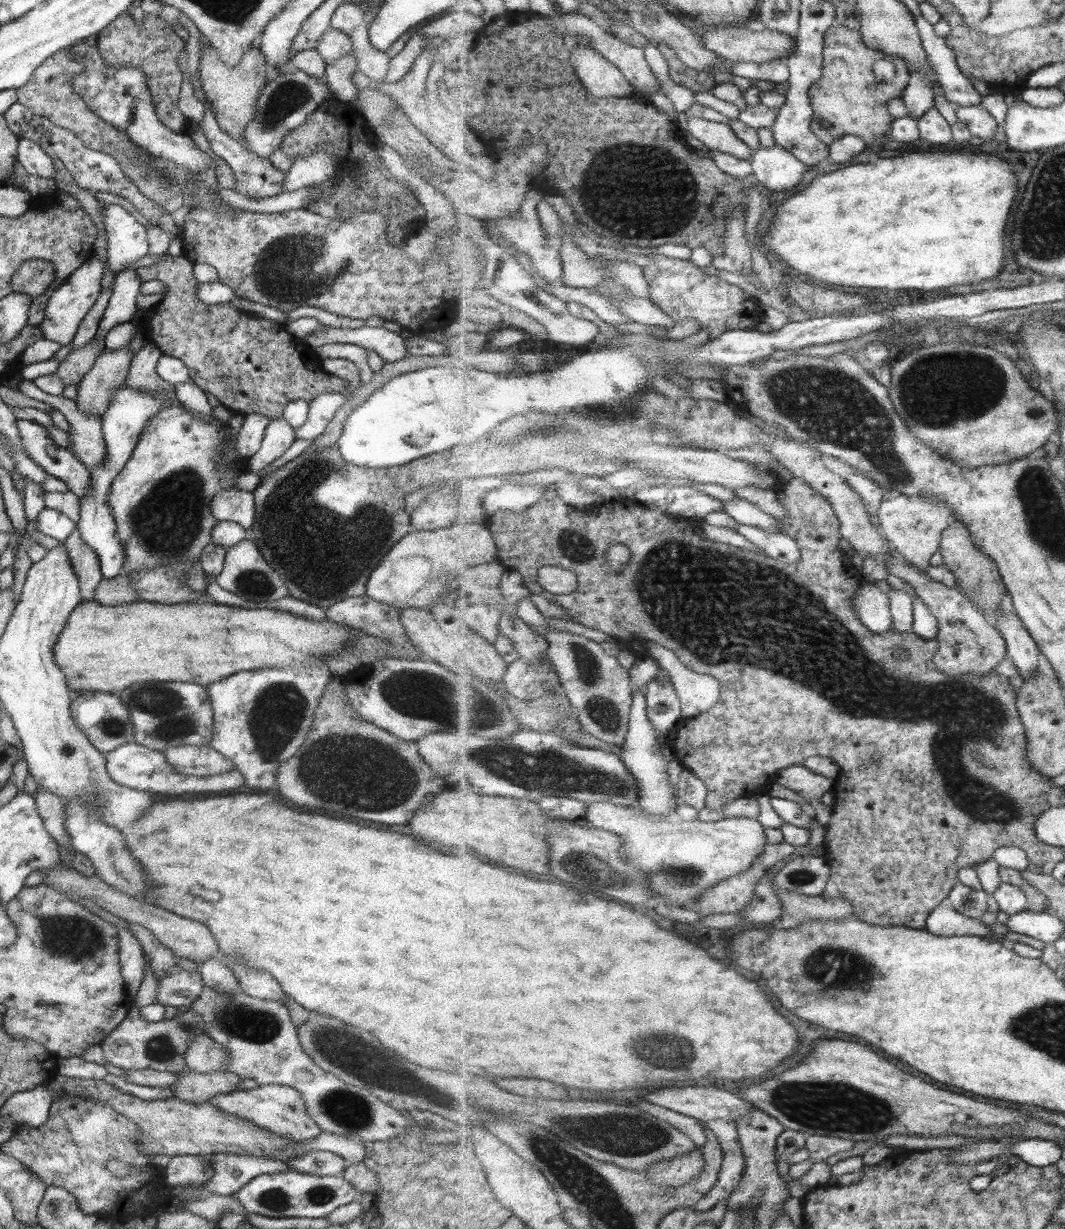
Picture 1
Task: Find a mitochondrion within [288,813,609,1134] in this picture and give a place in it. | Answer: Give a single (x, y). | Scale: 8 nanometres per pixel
(348, 1054)

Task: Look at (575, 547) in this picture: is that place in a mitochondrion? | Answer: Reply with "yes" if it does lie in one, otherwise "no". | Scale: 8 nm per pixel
yes

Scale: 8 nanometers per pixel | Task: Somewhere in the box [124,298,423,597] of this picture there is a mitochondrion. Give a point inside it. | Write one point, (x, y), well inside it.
(295, 489)

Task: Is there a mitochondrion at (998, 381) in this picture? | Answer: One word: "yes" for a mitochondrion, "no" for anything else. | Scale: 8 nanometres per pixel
yes

